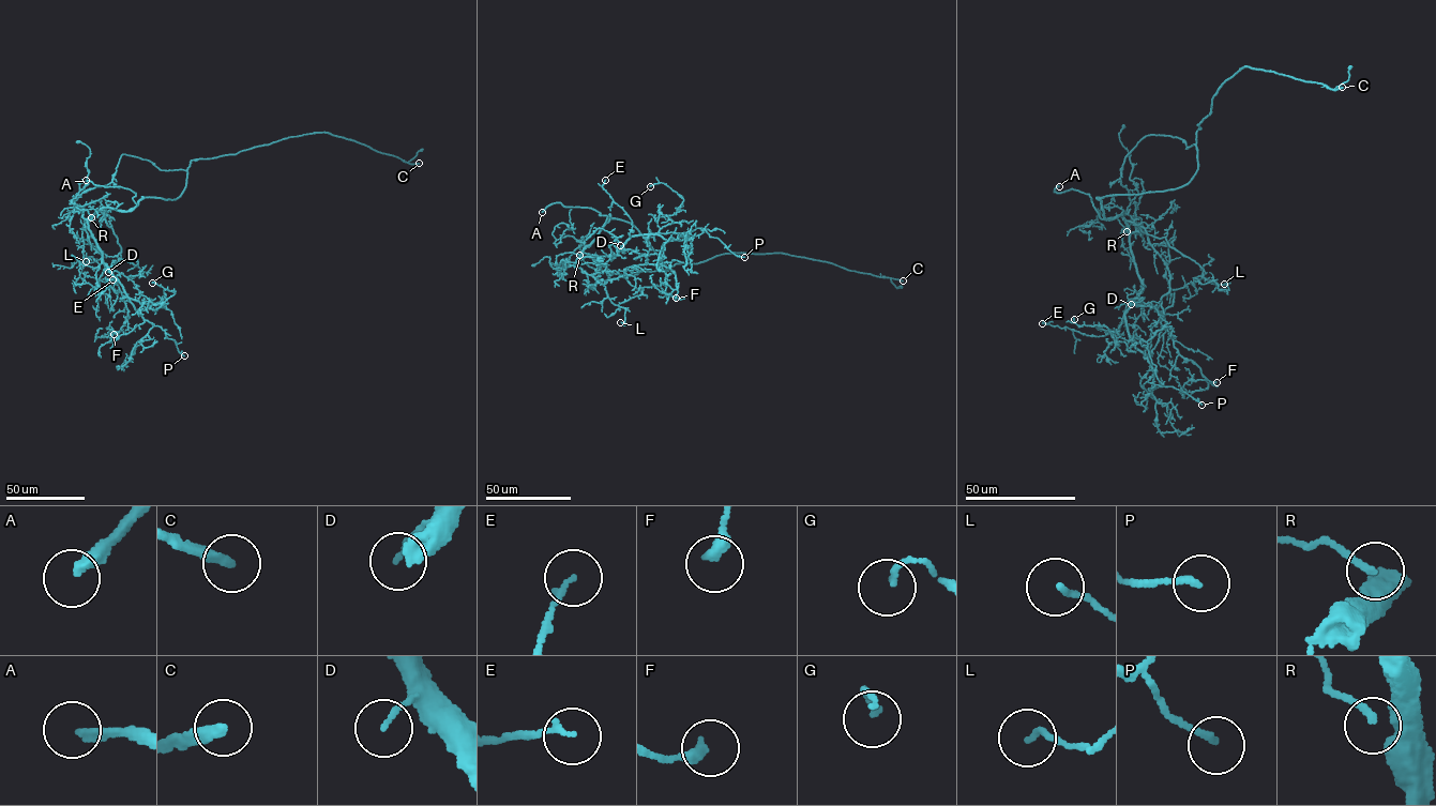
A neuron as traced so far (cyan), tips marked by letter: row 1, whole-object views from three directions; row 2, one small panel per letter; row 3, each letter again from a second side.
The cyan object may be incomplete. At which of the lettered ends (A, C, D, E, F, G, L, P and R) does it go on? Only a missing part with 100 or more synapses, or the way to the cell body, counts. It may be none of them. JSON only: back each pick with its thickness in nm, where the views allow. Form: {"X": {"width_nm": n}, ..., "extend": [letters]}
{"A": {"width_nm": 260}, "C": {"width_nm": 320}, "extend": ["A", "C"]}

